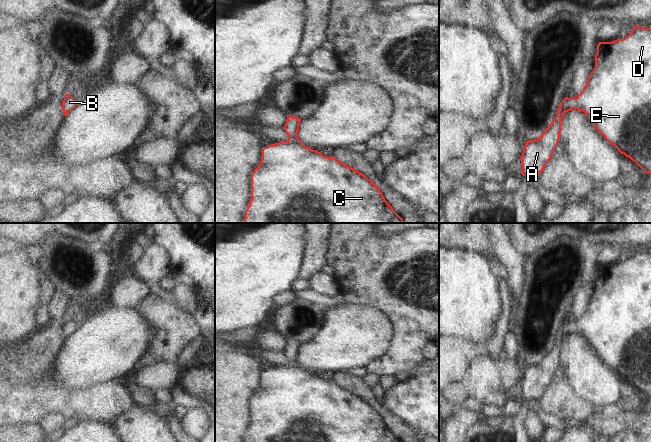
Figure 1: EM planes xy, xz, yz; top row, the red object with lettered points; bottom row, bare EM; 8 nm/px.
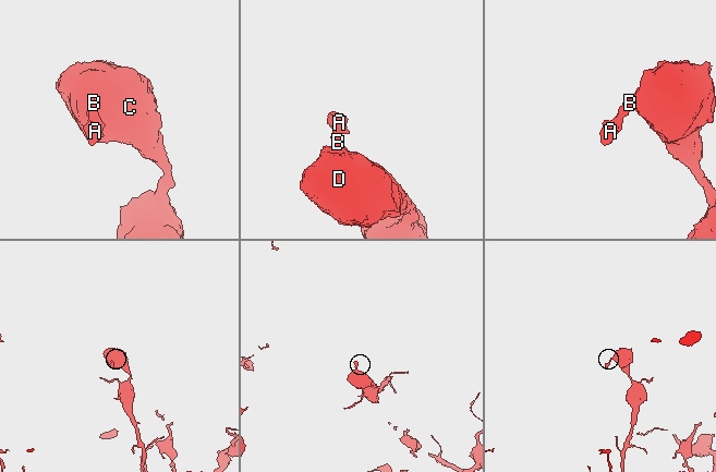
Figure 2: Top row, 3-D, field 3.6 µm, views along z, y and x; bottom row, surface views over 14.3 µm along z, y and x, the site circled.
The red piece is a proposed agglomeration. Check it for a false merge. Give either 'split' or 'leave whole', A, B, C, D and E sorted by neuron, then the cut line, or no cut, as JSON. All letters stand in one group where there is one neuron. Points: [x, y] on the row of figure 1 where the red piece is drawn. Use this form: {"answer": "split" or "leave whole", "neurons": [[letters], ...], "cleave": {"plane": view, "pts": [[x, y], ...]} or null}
{"answer": "leave whole", "neurons": [["A", "B", "C", "D", "E"]], "cleave": null}

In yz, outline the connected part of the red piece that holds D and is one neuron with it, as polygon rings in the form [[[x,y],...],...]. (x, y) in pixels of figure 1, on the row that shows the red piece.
[[[634,26],[629,35],[612,42],[599,42],[595,55],[595,67],[590,73],[583,91],[576,98],[564,98],[559,104],[557,115],[537,140],[526,141],[521,174],[539,176],[551,159],[560,141],[561,122],[565,112],[577,109],[583,111],[598,132],[615,146],[621,154],[634,161],[646,174],[651,173],[651,28]]]

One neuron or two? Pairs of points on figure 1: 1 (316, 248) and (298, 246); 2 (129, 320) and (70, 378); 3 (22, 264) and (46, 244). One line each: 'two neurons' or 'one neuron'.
1: two neurons
2: one neuron
3: two neurons

